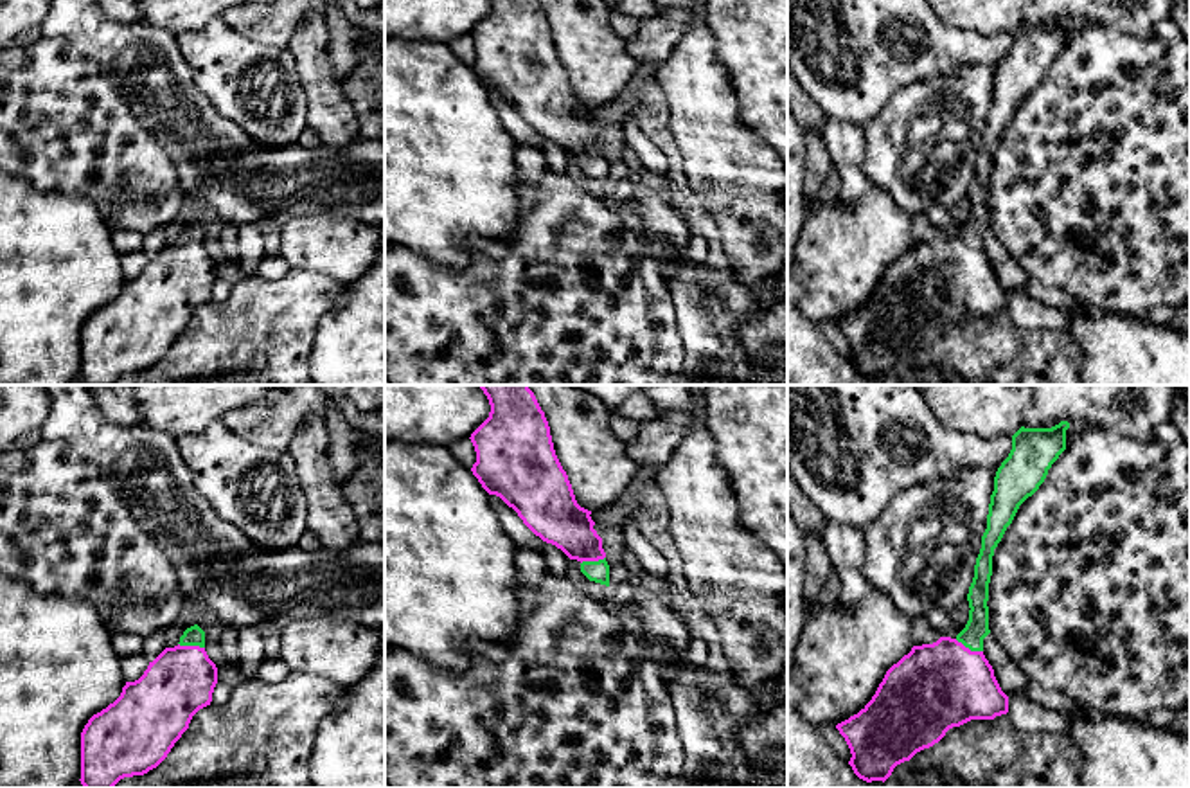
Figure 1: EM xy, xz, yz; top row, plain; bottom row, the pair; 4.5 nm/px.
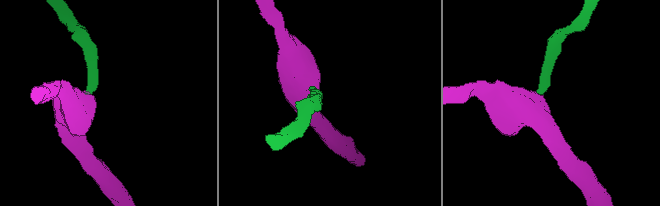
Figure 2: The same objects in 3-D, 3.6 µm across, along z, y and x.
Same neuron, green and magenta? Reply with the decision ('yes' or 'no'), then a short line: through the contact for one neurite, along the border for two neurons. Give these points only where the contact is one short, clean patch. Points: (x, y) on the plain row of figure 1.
yes | yz (976, 225), (969, 245), (939, 283)

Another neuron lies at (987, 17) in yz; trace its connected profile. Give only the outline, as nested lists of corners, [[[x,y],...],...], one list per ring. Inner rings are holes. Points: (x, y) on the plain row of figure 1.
[[[928,0],[949,27],[981,34],[1014,32],[1032,0]]]

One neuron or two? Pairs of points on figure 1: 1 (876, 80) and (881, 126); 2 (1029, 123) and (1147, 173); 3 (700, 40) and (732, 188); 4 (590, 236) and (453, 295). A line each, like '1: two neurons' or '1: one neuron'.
1: two neurons
2: one neuron
3: one neuron
4: one neuron

